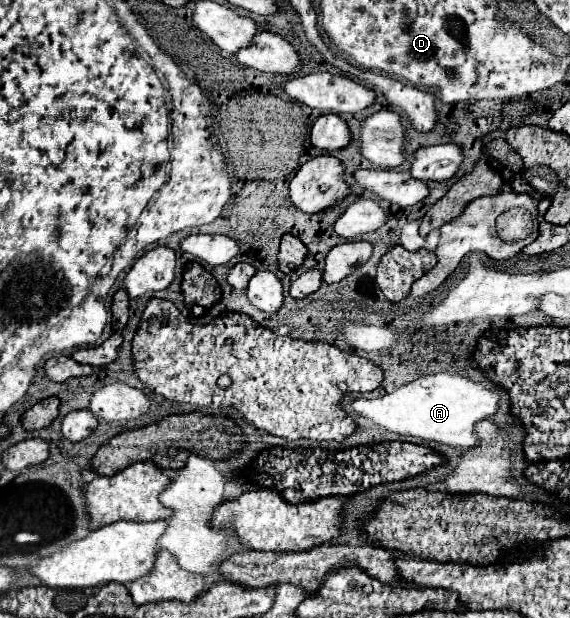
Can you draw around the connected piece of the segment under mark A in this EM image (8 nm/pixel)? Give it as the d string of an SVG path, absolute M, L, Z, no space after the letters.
M437 373L437 375L425 375L419 377L399 389L395 389L389 395L365 399L357 397L353 399L353 409L357 415L371 419L373 423L385 427L391 433L397 433L401 437L413 437L423 441L433 441L449 447L473 447L477 443L473 425L479 419L485 419L497 411L499 397L491 393L487 387L469 381L461 375L451 373Z

